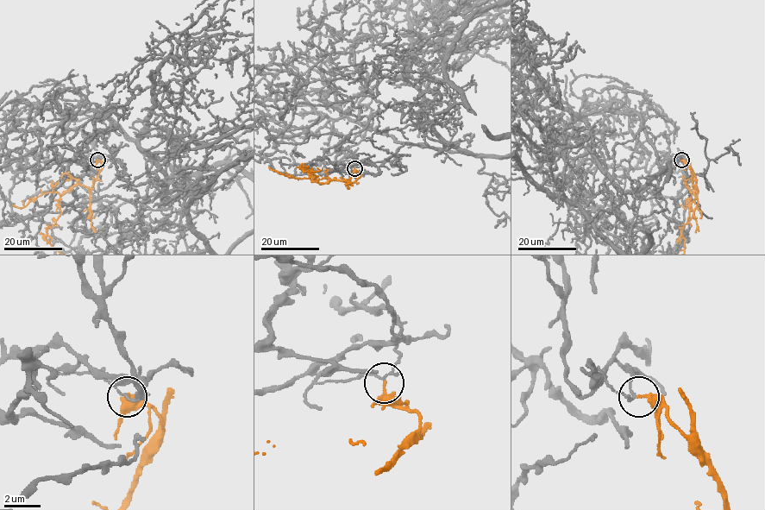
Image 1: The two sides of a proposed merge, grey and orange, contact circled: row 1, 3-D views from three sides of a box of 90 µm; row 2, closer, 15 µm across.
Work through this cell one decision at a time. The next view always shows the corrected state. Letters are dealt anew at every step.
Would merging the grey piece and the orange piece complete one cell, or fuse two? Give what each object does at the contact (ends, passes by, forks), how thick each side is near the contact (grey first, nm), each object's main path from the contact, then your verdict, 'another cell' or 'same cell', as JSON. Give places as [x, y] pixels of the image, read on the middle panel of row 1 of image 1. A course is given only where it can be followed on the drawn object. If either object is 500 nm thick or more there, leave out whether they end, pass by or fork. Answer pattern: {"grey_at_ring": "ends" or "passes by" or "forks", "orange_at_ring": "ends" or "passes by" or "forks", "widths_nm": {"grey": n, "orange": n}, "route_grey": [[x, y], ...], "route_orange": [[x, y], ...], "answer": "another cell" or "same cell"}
{"grey_at_ring": "passes by", "orange_at_ring": "ends", "widths_nm": {"grey": 110, "orange": 280}, "route_orange": [[354, 167], [360, 175], [348, 185], [332, 179], [318, 183], [317, 176], [304, 167], [303, 171], [323, 170]], "answer": "another cell"}

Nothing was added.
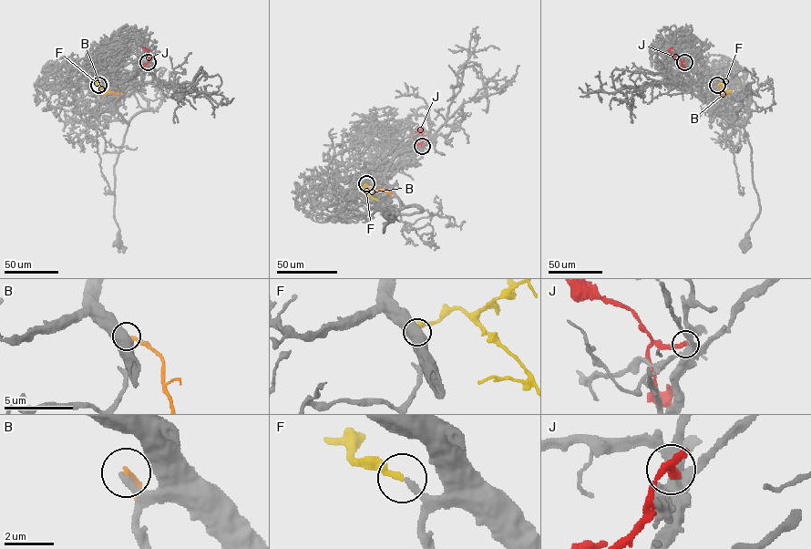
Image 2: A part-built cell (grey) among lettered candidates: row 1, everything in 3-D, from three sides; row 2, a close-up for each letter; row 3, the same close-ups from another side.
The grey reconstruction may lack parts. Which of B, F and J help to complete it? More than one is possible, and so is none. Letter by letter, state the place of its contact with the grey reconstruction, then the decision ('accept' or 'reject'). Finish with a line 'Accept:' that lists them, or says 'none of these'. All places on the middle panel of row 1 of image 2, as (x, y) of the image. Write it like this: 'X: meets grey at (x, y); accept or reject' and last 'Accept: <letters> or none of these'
B: meets grey at (366, 184); reject
F: meets grey at (366, 183); accept
J: meets grey at (422, 146); reject
Accept: F

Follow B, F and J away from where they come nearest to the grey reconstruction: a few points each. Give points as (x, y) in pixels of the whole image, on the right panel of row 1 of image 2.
B: (717, 85), (721, 95), (722, 91), (728, 93)
F: (717, 85), (721, 83), (731, 90)
J: (684, 62), (671, 53), (669, 49), (672, 47)

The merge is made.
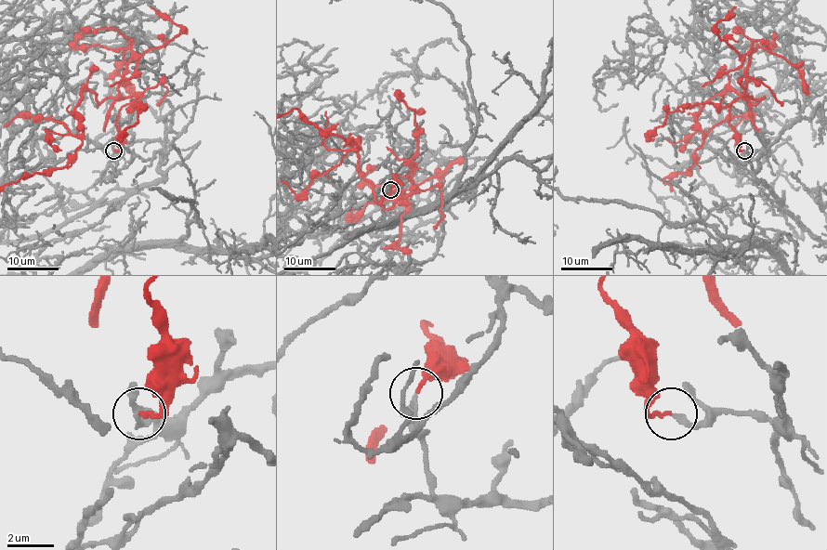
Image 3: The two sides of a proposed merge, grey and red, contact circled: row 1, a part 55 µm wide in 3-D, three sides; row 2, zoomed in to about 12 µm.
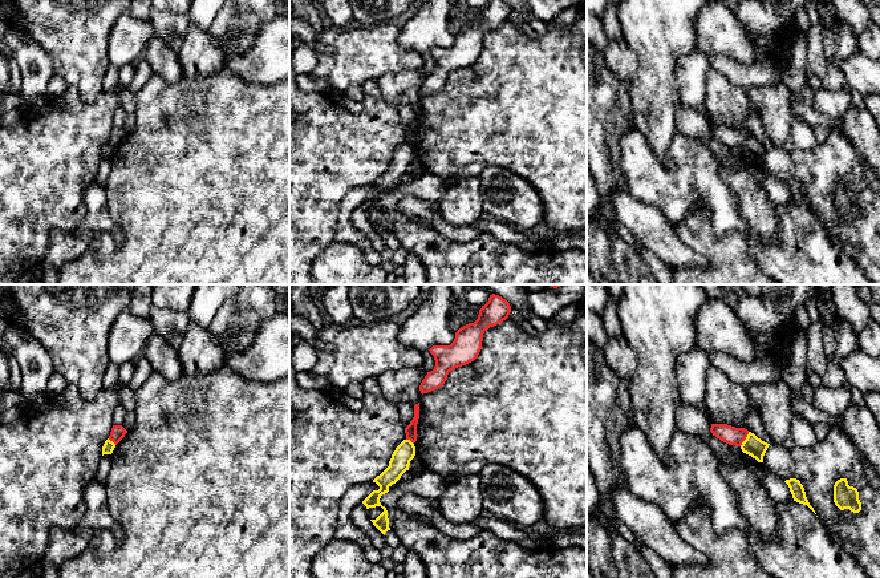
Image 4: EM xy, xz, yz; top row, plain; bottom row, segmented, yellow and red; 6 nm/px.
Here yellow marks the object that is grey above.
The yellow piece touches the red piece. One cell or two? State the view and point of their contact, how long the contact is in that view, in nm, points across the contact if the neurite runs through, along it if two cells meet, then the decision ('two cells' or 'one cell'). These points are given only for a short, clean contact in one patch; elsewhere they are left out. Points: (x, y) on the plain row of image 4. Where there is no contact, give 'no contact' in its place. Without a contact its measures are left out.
meets yellow in yz at (746, 141); contact 110 nm long; border along yz (749, 134), (739, 148); two cells

